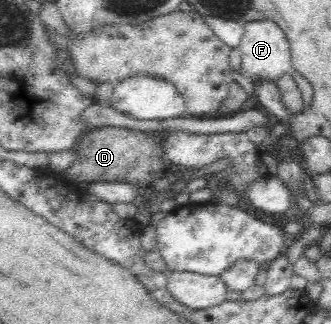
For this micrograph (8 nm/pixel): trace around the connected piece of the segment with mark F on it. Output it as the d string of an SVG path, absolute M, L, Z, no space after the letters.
M272 20L246 22L243 25L243 30L239 44L241 67L244 69L242 74L248 76L253 84L256 80L272 80L276 83L284 73L292 72L291 47L285 33L276 22Z

